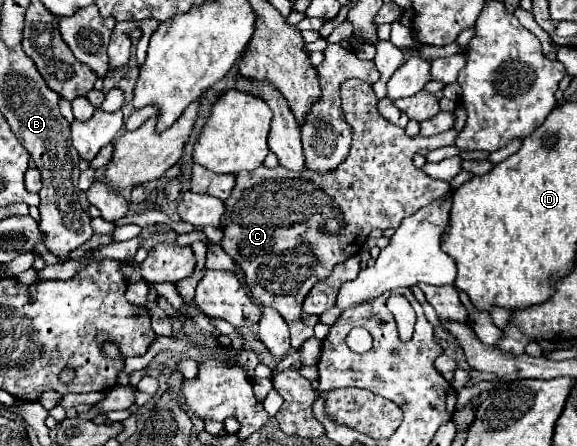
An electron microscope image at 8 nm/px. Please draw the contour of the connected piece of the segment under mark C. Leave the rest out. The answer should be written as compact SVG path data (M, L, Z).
M345 80L341 100L343 114L355 128L351 152L341 166L321 174L307 168L293 172L281 164L275 168L261 164L257 170L237 174L233 194L225 200L223 240L219 244L237 262L255 302L275 308L285 318L294 349L313 336L313 328L301 320L301 304L309 290L327 278L333 266L355 256L371 230L399 228L405 216L447 198L451 190L445 180L429 178L417 170L411 158L421 148L453 146L457 130L431 138L409 138L403 128L379 114L373 88L363 80Z

